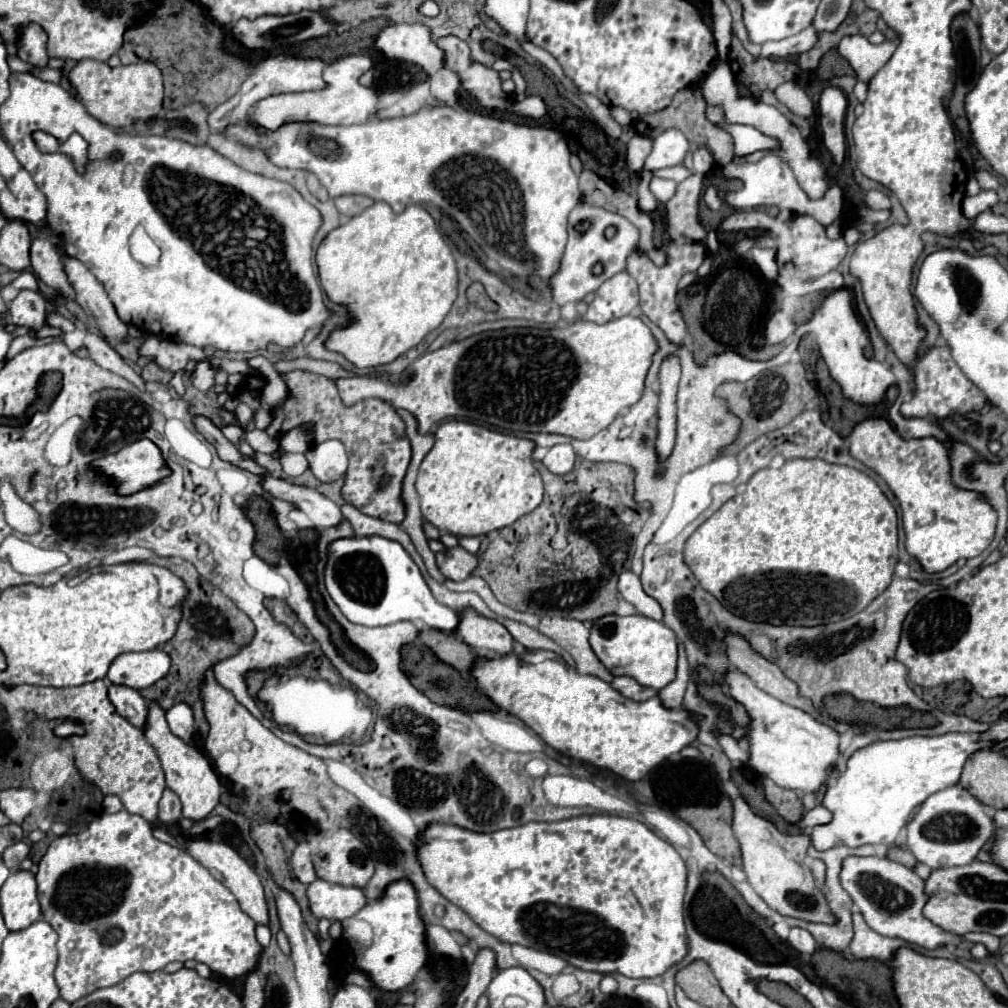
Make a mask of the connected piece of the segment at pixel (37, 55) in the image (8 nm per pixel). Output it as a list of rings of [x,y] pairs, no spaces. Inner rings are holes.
[[[29,23],[23,25],[17,35],[19,35],[17,57],[39,69],[47,67],[49,55],[47,55],[47,35],[43,27],[39,27],[37,23]]]

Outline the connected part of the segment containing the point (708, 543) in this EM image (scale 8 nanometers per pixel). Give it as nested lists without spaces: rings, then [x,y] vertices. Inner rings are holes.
[[[793,459],[787,461],[781,469],[761,469],[757,471],[751,481],[741,489],[733,499],[729,499],[721,509],[717,509],[689,539],[685,545],[685,563],[695,573],[697,581],[705,591],[715,595],[723,607],[727,607],[733,615],[743,619],[761,621],[761,623],[775,623],[775,625],[825,625],[839,619],[847,619],[859,611],[863,611],[879,593],[883,593],[893,577],[897,565],[897,511],[885,493],[879,489],[877,481],[853,467],[847,465],[833,465],[823,459]]]

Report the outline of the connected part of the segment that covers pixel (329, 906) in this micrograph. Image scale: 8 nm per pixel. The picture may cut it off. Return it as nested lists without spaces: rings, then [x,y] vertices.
[[[315,879],[307,887],[309,907],[317,919],[343,921],[355,915],[365,905],[363,889],[343,887],[323,879]]]

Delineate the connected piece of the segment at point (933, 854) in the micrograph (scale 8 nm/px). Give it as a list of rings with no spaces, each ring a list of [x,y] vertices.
[[[953,785],[931,795],[907,823],[907,847],[917,861],[929,865],[931,869],[967,865],[989,841],[991,833],[993,821],[985,815],[983,803],[979,803],[967,789]]]

